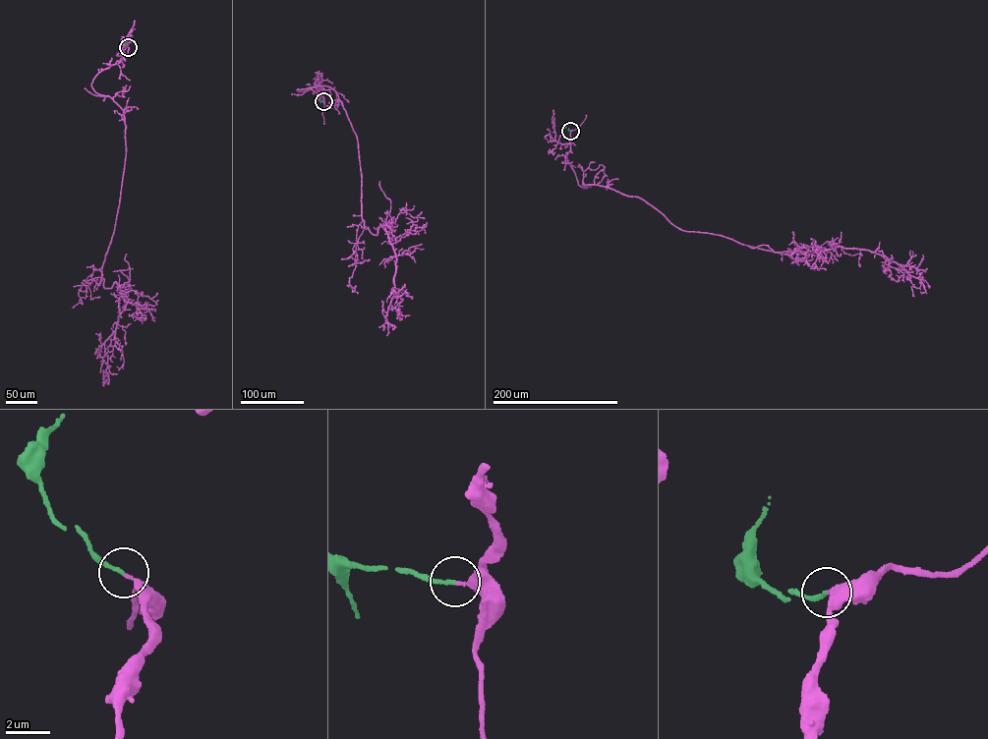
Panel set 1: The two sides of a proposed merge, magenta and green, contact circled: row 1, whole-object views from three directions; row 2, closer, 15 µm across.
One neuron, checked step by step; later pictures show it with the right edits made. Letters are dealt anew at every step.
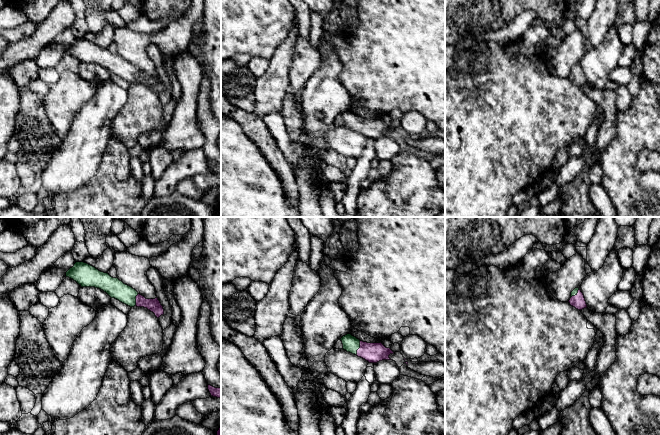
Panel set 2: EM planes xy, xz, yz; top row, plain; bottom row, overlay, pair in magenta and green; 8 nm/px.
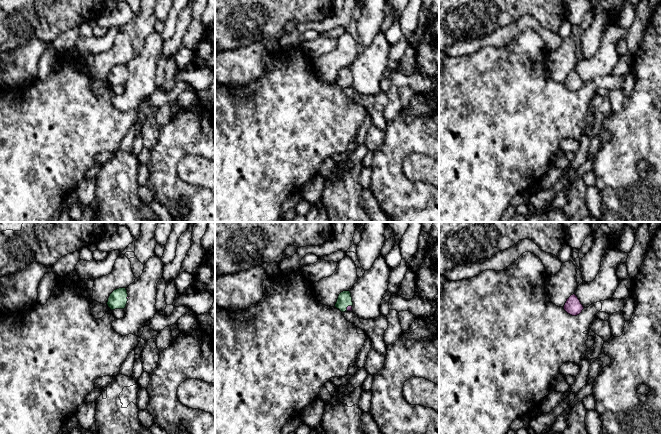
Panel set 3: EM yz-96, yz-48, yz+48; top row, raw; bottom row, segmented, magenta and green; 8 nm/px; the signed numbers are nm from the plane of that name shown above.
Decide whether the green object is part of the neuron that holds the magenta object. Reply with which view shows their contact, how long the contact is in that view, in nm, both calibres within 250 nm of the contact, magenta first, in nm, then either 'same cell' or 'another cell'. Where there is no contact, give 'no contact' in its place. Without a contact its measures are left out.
xz | 120 nm | 160/130 nm | same cell

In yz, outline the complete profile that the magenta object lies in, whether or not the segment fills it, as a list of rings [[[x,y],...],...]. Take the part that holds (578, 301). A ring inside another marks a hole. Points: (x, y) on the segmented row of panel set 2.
[[[575,288],[571,292],[570,300],[568,301],[571,306],[575,307],[578,310],[582,310],[587,308],[587,304],[584,298],[583,293],[581,292],[580,288]]]

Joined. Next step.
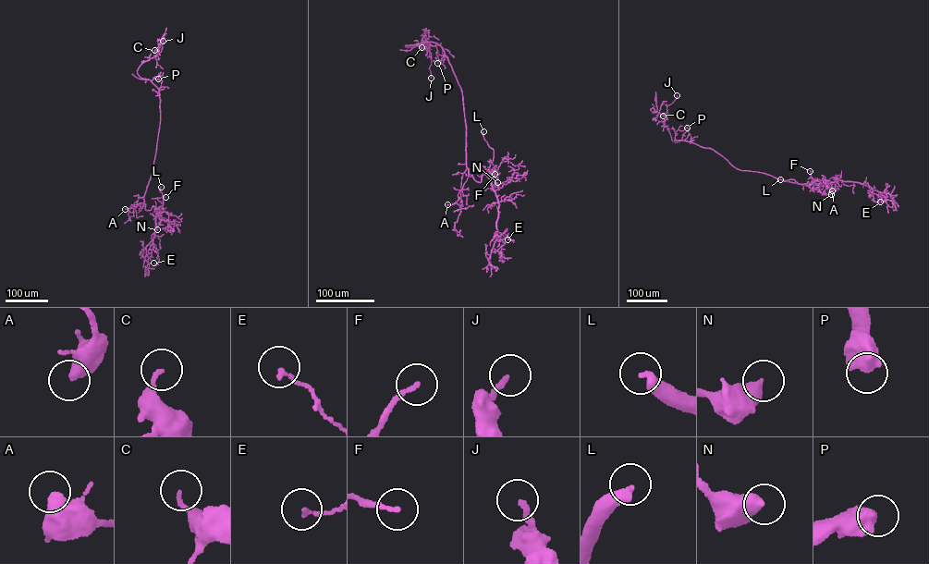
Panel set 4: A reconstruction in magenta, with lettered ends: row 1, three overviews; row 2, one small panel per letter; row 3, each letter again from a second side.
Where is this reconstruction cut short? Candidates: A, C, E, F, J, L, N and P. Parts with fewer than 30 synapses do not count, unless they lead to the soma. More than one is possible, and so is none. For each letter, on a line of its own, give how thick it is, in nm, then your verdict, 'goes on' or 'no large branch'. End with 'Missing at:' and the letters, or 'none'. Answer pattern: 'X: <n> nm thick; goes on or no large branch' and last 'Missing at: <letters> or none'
A: 550 nm thick; no large branch
C: 170 nm thick; no large branch
E: 160 nm thick; no large branch
F: 160 nm thick; no large branch
J: 220 nm thick; no large branch
L: 360 nm thick; goes on
N: 550 nm thick; no large branch
P: 700 nm thick; no large branch
Missing at: L

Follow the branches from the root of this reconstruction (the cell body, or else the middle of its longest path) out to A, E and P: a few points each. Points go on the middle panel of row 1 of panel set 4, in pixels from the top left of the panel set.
A: (466, 124), (466, 166), (470, 174), (458, 195), (459, 199), (447, 204)
E: (466, 124), (468, 174), (479, 182), (483, 174), (488, 177), (499, 204), (497, 238), (514, 242), (507, 239)
P: (466, 124), (462, 91), (447, 56), (441, 46), (428, 42), (436, 48), (437, 63)

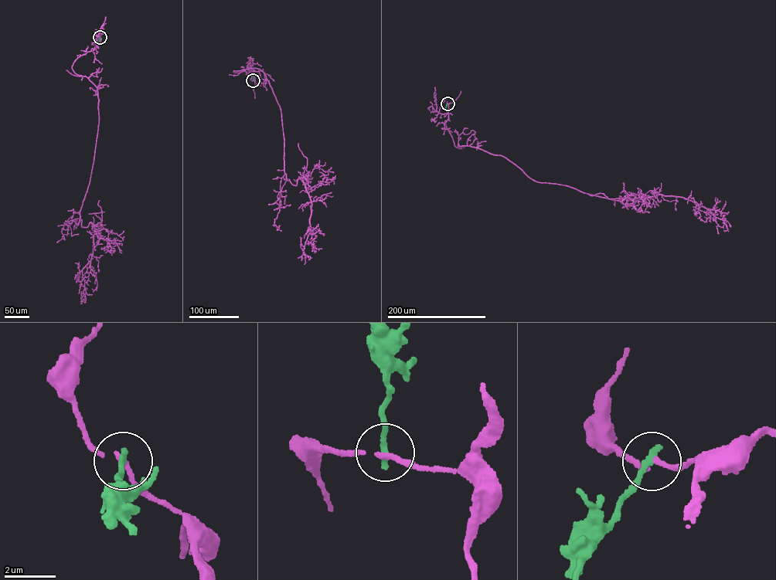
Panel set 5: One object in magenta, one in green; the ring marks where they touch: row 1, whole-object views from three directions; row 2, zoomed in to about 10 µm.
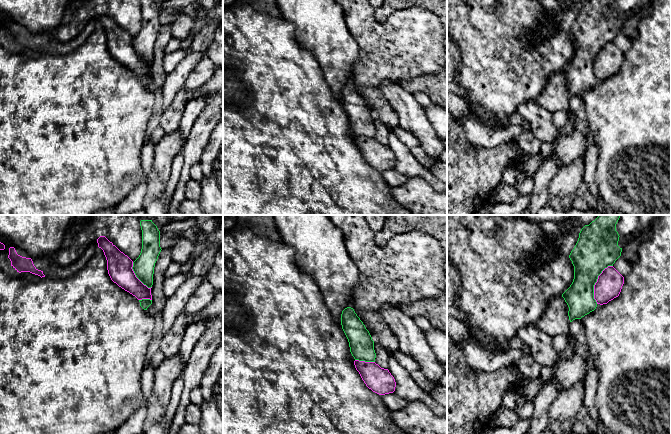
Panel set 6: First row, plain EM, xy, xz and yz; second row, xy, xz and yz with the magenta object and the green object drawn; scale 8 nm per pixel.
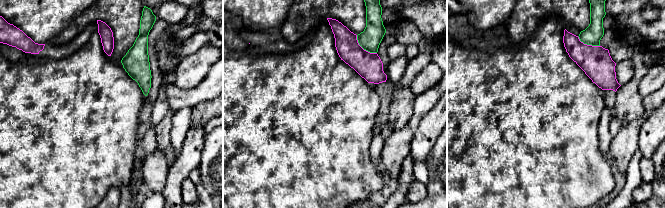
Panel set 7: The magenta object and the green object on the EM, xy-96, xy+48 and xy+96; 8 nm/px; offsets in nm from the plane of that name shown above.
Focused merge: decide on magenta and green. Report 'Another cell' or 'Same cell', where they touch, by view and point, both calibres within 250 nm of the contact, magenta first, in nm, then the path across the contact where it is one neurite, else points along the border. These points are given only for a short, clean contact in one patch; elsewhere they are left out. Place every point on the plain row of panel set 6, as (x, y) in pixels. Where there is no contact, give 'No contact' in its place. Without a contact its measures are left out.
Another cell. Touches magenta at yz (596, 58). Thickness 200 nm (magenta) against 320 nm

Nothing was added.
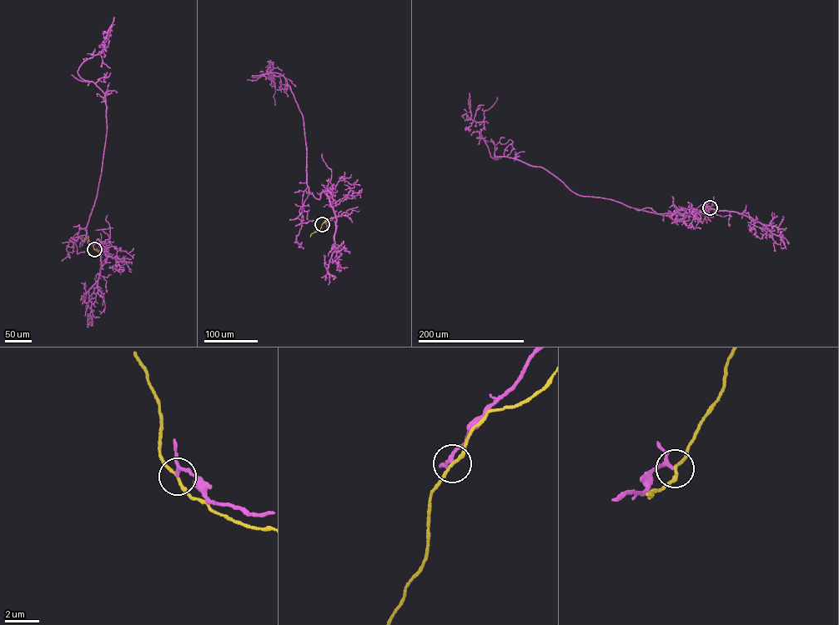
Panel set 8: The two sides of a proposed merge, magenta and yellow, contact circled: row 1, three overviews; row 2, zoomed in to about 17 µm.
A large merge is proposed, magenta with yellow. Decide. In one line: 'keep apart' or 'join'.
join

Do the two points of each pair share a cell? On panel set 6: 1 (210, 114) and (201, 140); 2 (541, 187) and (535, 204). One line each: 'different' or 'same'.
1: same
2: same

